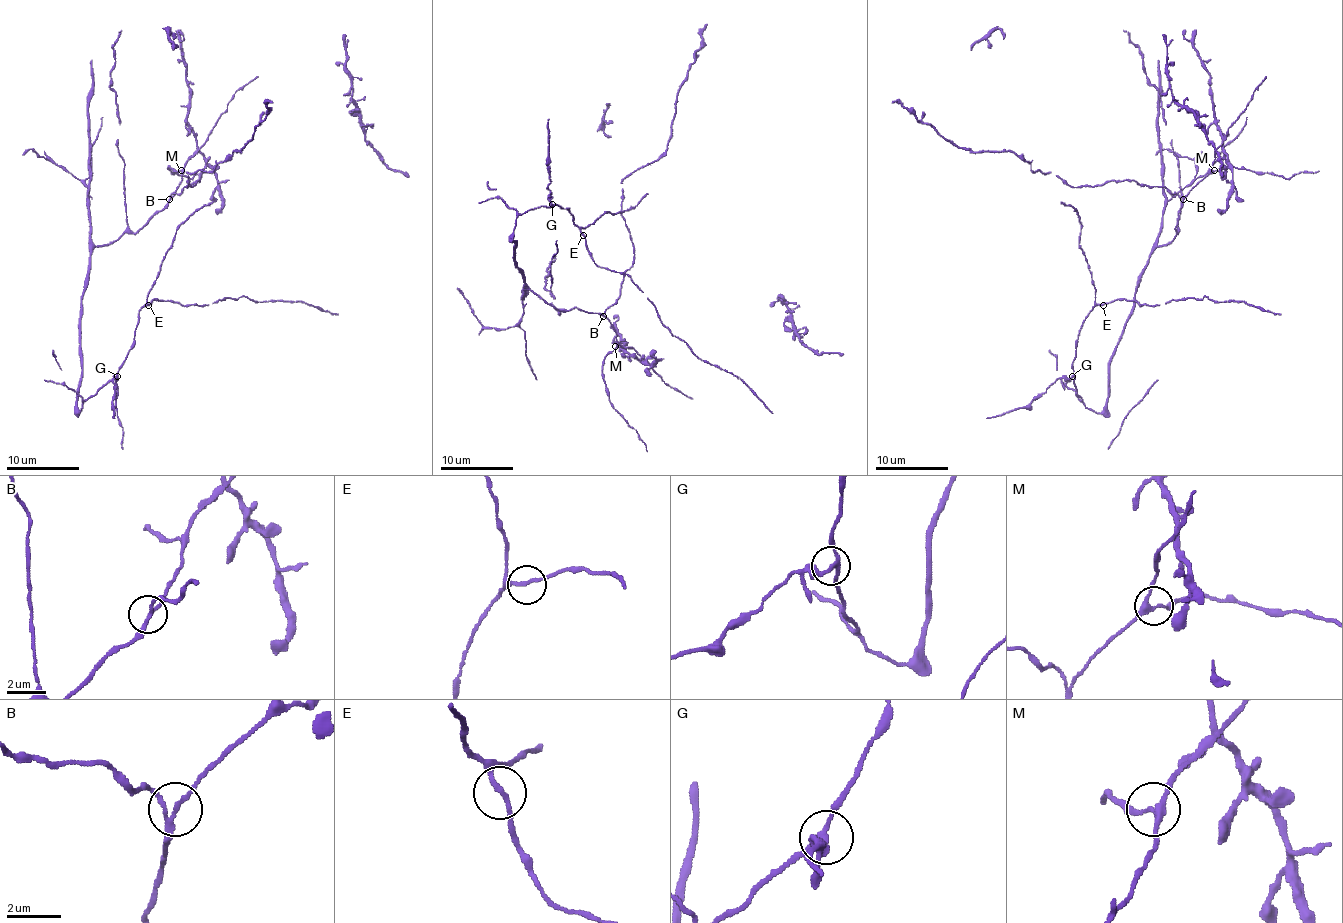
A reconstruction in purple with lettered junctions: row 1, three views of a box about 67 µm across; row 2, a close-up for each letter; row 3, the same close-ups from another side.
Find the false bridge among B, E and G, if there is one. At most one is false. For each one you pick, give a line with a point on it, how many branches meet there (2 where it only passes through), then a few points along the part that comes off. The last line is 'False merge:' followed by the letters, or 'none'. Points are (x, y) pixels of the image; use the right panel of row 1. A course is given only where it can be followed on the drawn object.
False merge: none

